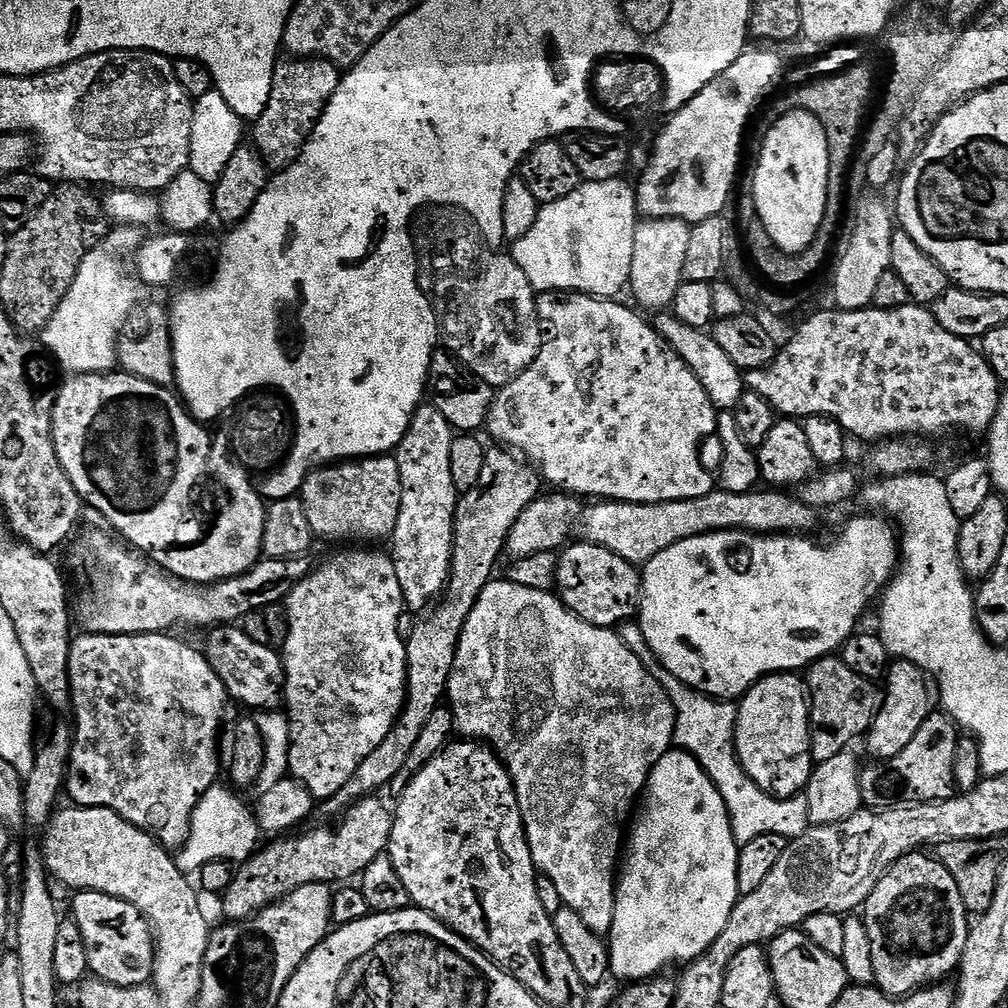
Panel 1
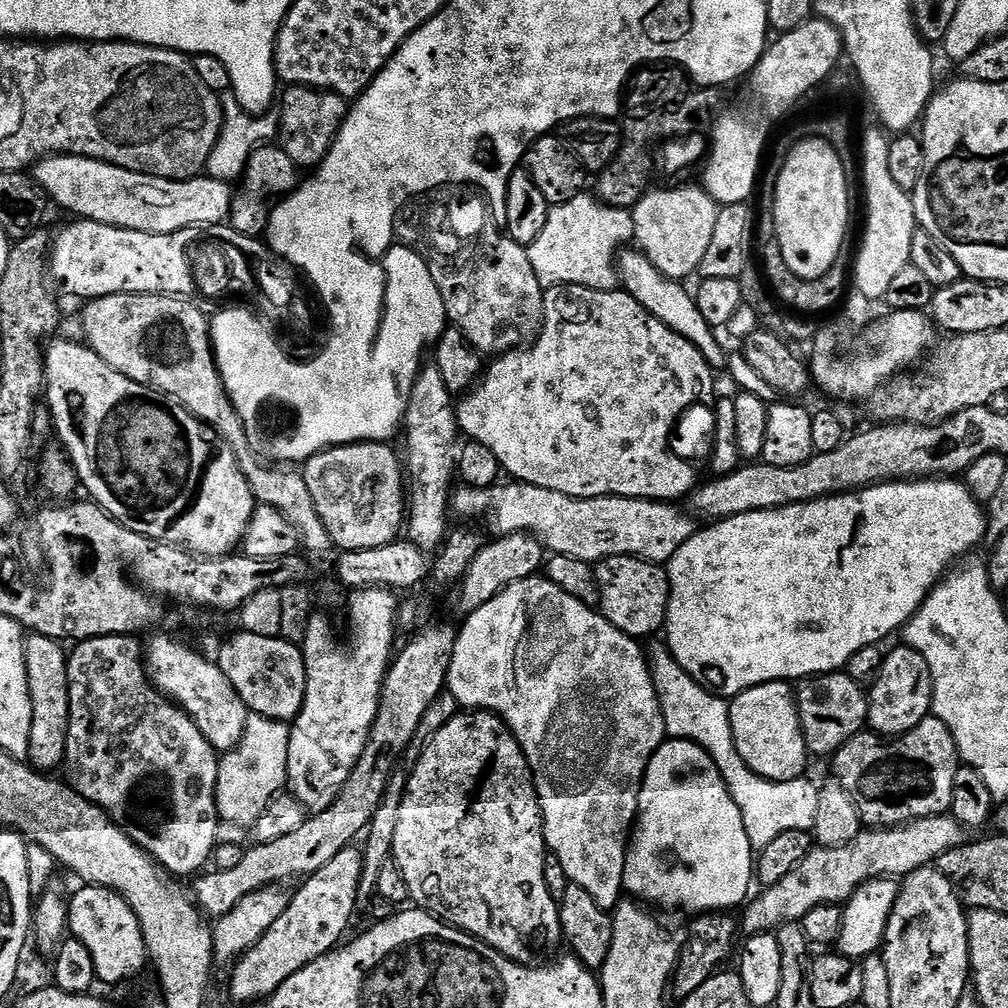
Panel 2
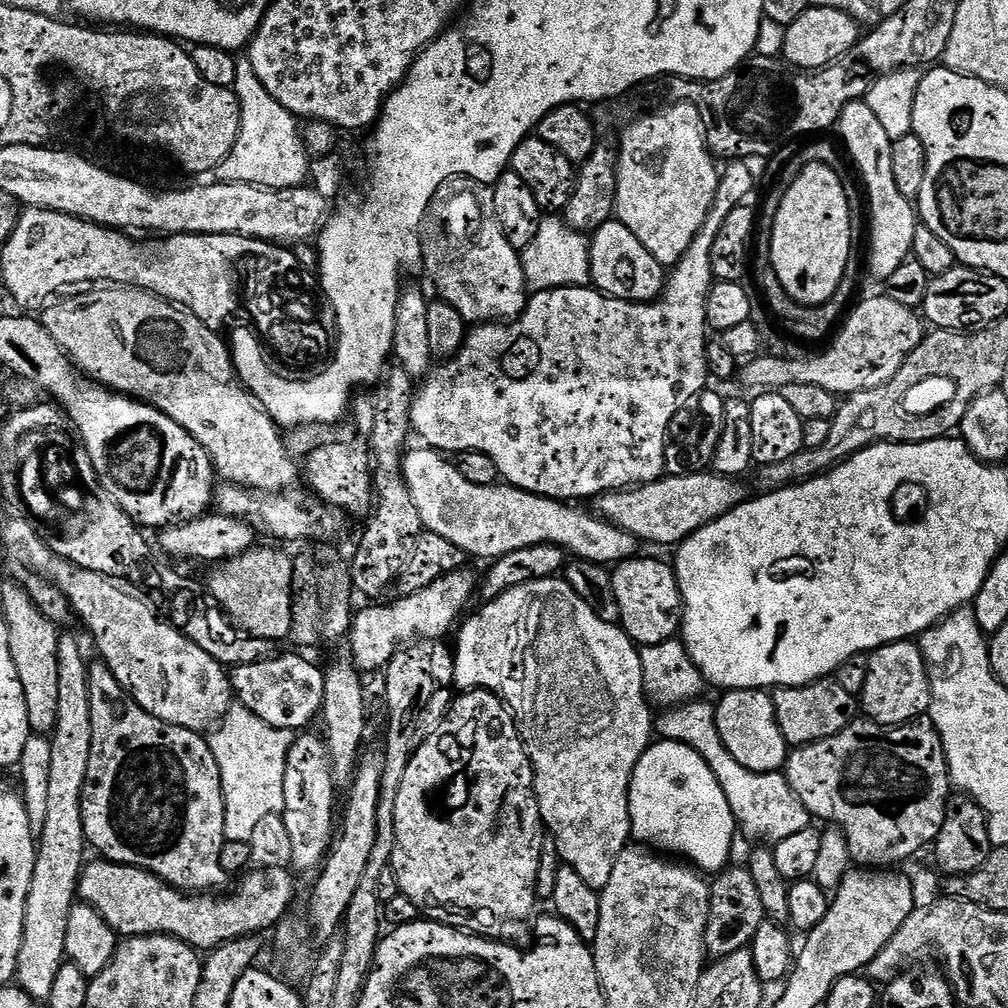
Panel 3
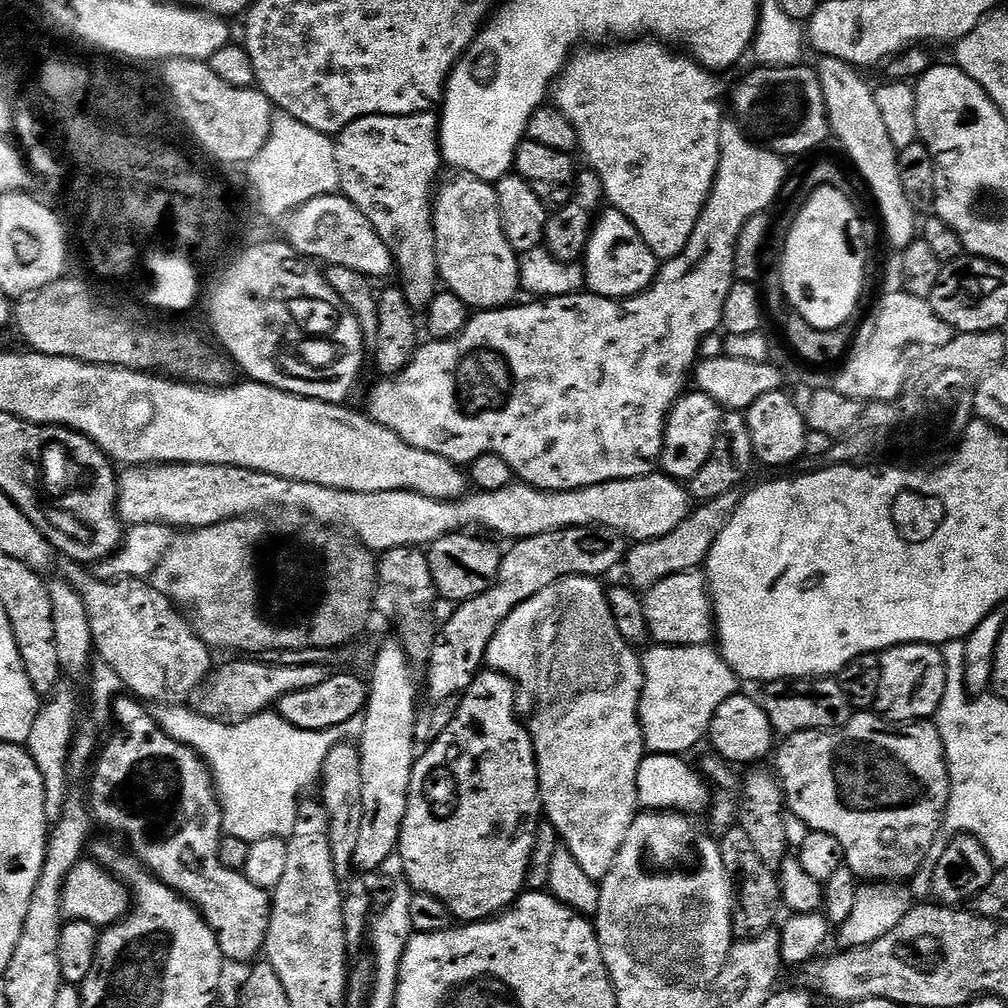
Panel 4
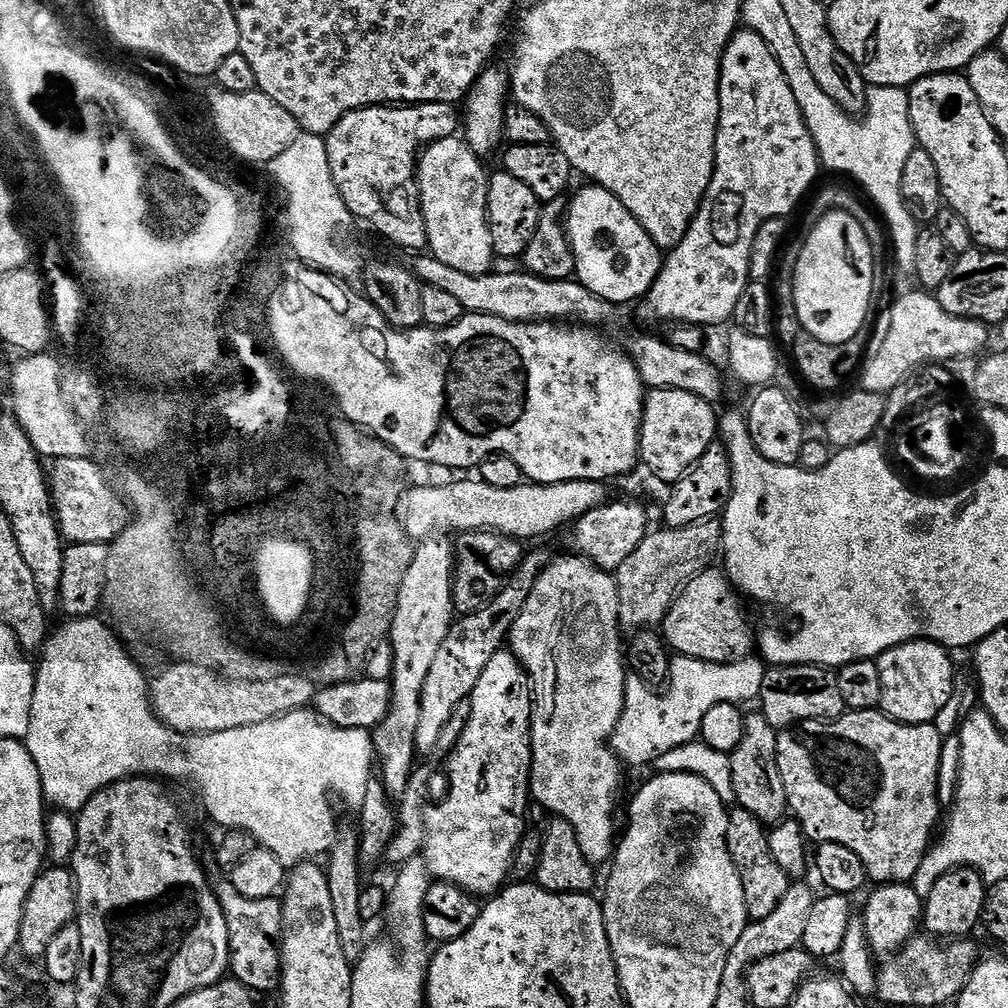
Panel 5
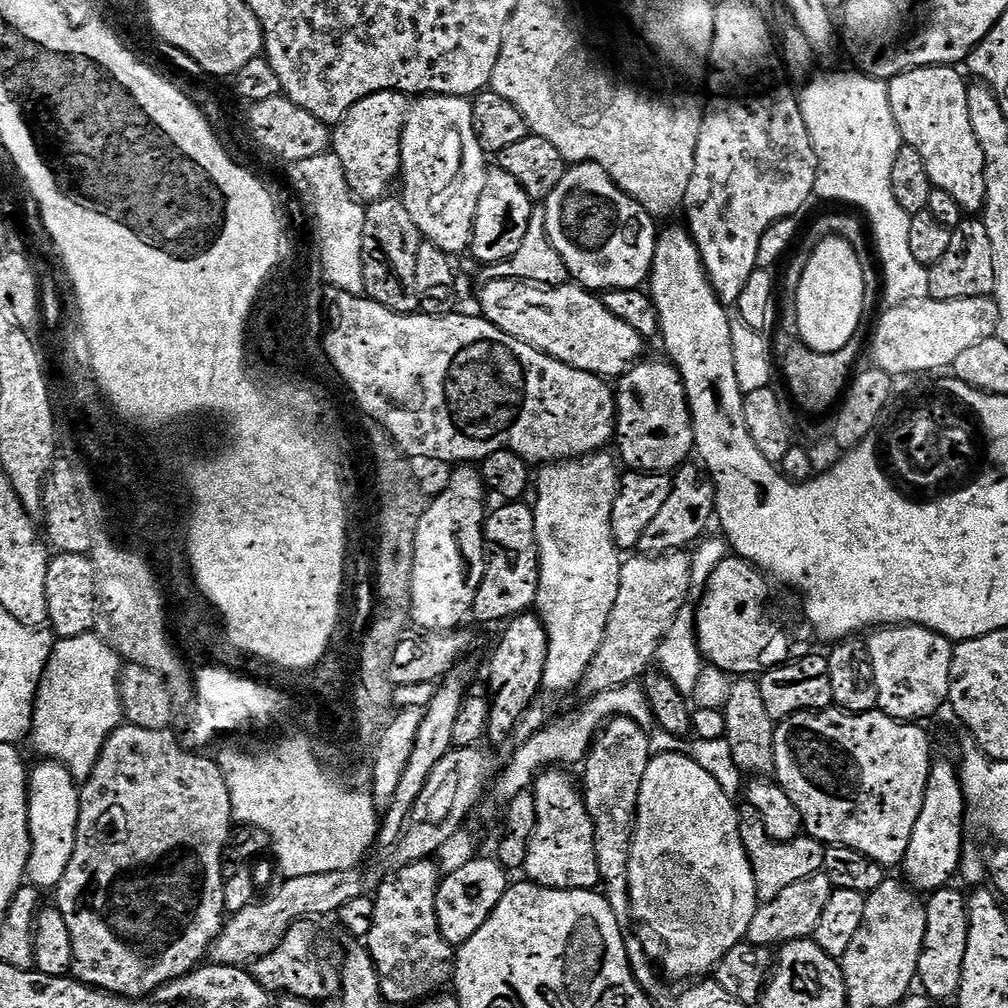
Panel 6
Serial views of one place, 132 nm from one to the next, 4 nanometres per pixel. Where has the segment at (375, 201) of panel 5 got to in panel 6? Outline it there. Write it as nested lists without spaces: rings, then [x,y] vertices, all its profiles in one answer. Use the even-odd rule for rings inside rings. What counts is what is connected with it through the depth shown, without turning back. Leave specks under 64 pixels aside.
[[[379,92],[362,98],[354,106],[350,106],[347,114],[340,119],[330,132],[330,152],[340,164],[344,172],[344,181],[349,192],[360,202],[371,202],[373,200],[385,199],[388,183],[394,180],[394,170],[400,167],[400,127],[404,124],[405,109],[400,108],[401,93]]]

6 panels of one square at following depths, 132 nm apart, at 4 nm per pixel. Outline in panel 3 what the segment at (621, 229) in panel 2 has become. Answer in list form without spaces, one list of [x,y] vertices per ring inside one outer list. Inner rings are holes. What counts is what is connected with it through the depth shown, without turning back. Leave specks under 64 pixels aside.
[[[545,215],[538,234],[534,234],[534,242],[520,252],[524,283],[533,293],[547,292],[550,288],[579,288],[592,279],[591,258],[590,240],[585,233],[571,228],[567,219],[559,215]]]

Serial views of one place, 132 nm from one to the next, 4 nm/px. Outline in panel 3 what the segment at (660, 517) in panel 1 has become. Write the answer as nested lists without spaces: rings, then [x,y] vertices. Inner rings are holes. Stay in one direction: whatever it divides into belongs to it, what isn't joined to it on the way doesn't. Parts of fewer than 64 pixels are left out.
[[[427,446],[419,447],[414,450],[412,448],[405,455],[403,478],[421,515],[423,527],[434,534],[442,534],[442,538],[454,542],[454,546],[458,546],[469,557],[481,556],[482,559],[488,560],[487,562],[495,562],[506,554],[514,554],[514,550],[526,550],[526,546],[539,544],[556,544],[573,557],[605,566],[622,564],[637,555],[637,536],[591,511],[583,512],[580,509],[583,507],[573,506],[562,500],[552,500],[549,496],[539,496],[521,488],[513,488],[507,482],[474,486],[474,482],[466,482],[466,478],[462,478],[459,467],[453,461],[452,464],[448,461],[451,459]]]

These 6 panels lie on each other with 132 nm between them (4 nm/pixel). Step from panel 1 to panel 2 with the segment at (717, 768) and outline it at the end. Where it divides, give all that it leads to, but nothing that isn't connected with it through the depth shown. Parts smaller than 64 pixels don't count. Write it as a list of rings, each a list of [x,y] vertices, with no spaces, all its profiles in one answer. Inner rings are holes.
[[[656,680],[656,691],[660,698],[660,709],[664,715],[664,730],[669,737],[678,740],[692,740],[705,752],[735,753],[732,741],[732,727],[728,721],[729,701],[703,688],[697,680]],[[752,778],[749,781],[745,788],[734,792],[734,799],[744,823],[746,838],[753,849],[759,850],[770,846],[774,838],[782,838],[788,832],[811,833],[815,829],[816,815],[822,796],[816,793],[815,786],[808,781],[808,778],[777,784],[759,778]]]

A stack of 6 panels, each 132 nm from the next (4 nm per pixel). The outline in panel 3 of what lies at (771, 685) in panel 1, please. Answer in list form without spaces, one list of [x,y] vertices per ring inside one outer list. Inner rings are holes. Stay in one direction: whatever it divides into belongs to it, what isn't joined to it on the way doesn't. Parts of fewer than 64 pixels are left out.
[[[737,688],[723,693],[720,704],[715,705],[718,734],[734,754],[734,758],[746,770],[755,772],[778,772],[788,763],[790,746],[778,724],[771,695],[755,688]]]

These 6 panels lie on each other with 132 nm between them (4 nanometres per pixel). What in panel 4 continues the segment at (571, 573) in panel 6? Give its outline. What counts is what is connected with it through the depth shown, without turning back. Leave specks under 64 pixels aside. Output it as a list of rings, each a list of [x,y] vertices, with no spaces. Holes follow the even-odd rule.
[[[567,576],[534,594],[498,626],[488,646],[486,664],[493,672],[509,676],[518,689],[518,708],[528,715],[526,727],[536,751],[543,815],[561,836],[574,862],[597,882],[614,866],[626,830],[638,815],[638,766],[644,760],[639,700],[644,671],[637,649],[622,638],[608,605],[608,593],[599,579]]]

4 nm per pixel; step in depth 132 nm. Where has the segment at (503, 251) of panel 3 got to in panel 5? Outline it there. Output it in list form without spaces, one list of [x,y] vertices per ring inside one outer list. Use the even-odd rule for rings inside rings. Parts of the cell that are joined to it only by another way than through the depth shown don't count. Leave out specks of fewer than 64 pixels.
[[[459,135],[447,136],[427,145],[421,151],[416,165],[416,182],[420,186],[420,210],[424,215],[427,251],[438,258],[438,262],[446,262],[446,266],[454,266],[467,276],[487,276],[494,268],[492,235],[488,229],[488,182],[489,173],[484,173],[481,157]]]

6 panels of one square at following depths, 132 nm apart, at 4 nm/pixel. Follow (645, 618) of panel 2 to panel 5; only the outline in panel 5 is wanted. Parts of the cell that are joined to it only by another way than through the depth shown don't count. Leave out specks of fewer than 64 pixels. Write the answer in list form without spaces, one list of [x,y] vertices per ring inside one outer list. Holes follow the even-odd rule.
[[[719,567],[705,568],[680,591],[670,606],[662,625],[665,644],[673,653],[702,662],[732,664],[748,659],[754,652],[754,632],[752,636],[739,599]]]

